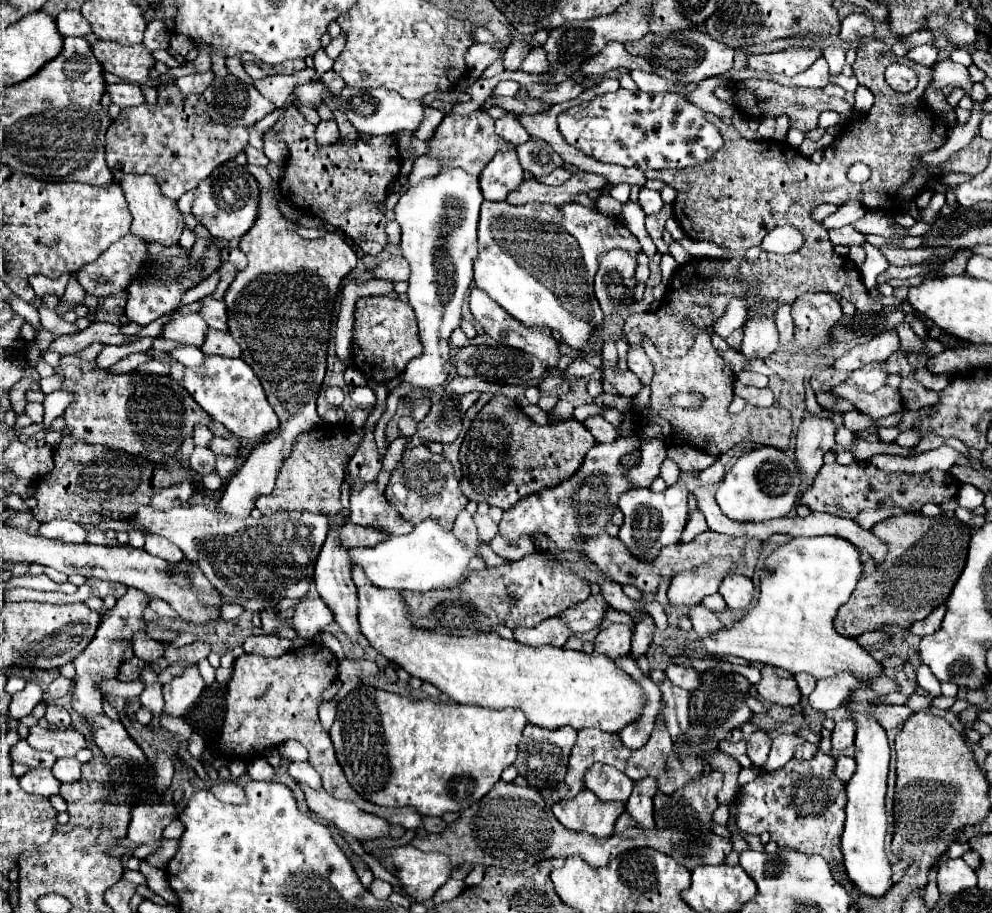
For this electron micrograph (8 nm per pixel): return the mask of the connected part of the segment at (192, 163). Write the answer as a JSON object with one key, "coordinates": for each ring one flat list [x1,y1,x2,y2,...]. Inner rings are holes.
{"coordinates":[[163,83,157,91,157,105,143,103,121,109,121,115,109,125,105,161,113,173,113,181,121,181,127,173,147,173,157,179,165,197,177,201,185,191,195,189,215,167,241,153,249,133,243,127,213,123,209,115,205,115,205,101,201,95,193,95,189,103,181,103,181,93,175,83]]}

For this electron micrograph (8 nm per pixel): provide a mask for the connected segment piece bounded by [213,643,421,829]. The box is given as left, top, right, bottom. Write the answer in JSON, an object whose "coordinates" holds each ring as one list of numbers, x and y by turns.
{"coordinates":[[309,643,295,651,289,651,281,657,261,657,243,653,233,663,233,675,226,685,225,719,217,745,213,747,215,755,227,755,227,759,241,759,245,763,263,757,269,749,283,745,289,739,299,741,309,751,309,763,323,779,323,789,335,799,353,801,359,809,369,809,389,823,401,825,405,829,419,829,421,815,411,807,379,807,357,795,357,791,347,783,345,773,335,757,335,749,329,733,321,727,317,717,319,701,323,691,337,679,337,657,317,643]]}

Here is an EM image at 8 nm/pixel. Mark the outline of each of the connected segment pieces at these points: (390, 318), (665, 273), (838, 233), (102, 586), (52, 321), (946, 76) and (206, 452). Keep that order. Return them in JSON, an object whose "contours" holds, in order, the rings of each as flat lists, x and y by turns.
{"contours":[[[361,297,355,303,355,325,353,325,353,367,361,371,367,379,375,379,377,383,391,381,393,377,401,375,405,365,421,355,421,341,417,335,417,319,409,303,403,303,393,297]],[[663,254,661,262,660,262,660,270,662,275,662,282,664,284,668,284,673,277,673,267,678,267,677,262,674,258,669,254]],[[845,225,845,227,839,227,839,229,831,229,829,237,831,237,833,245,847,245,847,247,863,245,863,241,865,241,865,235,855,231,851,225]],[[91,577,85,585,81,585,77,589,77,593,73,593,73,601,85,601,89,597,101,597,105,599,107,595,119,599,121,595,125,595,127,587,123,583,115,583,115,581,103,581,103,579,95,579]],[[41,303,41,307,39,307,39,315,41,315,41,325,43,325,43,329,51,331,51,333,53,333,53,337,69,335,69,333,79,331,73,323,65,323,65,321,55,313,55,311,47,309,43,303]],[[943,59,943,61,935,63,935,67,933,67,933,87,935,87,935,89,945,89,945,85,961,87,961,89,965,89,967,95,969,95,973,83,971,83,971,79,969,79,967,67,957,65,957,63,953,63,951,59]],[[195,446,189,458,189,465,193,471,201,476,213,471,213,463,216,463,216,455,209,448]]]}

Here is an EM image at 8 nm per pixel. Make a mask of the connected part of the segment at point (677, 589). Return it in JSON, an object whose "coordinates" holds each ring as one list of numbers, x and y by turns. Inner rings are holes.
{"coordinates":[[713,559,713,563,699,567,697,571,675,575,667,591,669,603,675,609,683,609,701,603,701,599,707,595,717,593,721,579,731,569,731,563,733,563,731,559]]}

